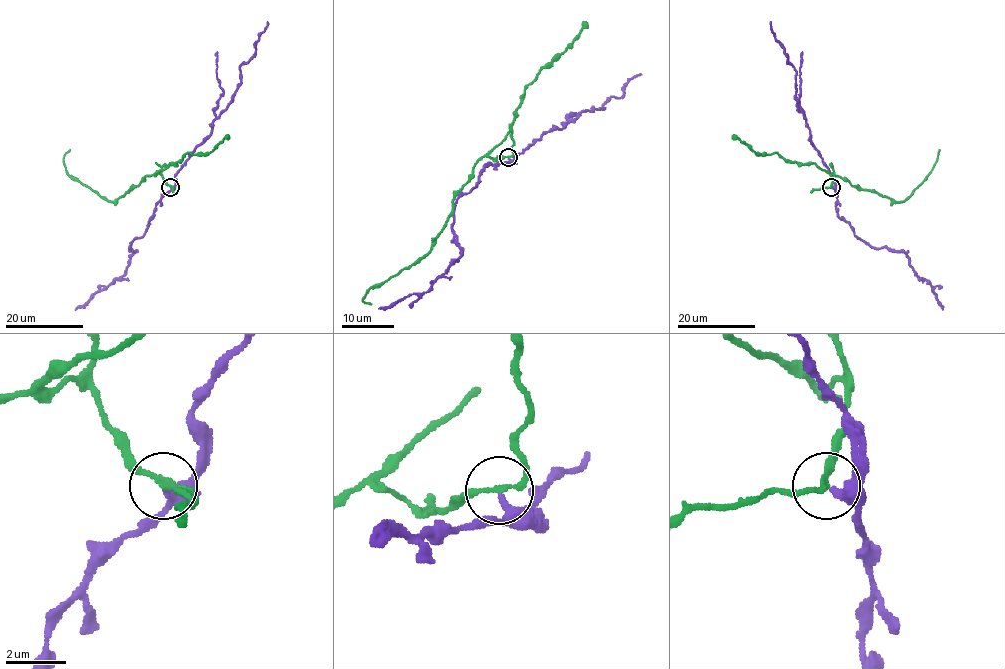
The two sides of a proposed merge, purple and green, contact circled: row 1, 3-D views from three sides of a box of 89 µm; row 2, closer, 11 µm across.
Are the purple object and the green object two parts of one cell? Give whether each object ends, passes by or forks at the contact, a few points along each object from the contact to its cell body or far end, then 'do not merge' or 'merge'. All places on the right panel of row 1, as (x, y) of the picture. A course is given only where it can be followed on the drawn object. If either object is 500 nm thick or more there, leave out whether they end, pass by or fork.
purple passes by | green passes by | purple via (831, 187), (837, 197), (837, 214), (857, 238), (877, 248), (903, 251), (914, 272), (930, 284), (943, 309) | green via (831, 186), (834, 175), (830, 175), (835, 175), (858, 188), (903, 202), (929, 174), (940, 150) | do not merge

